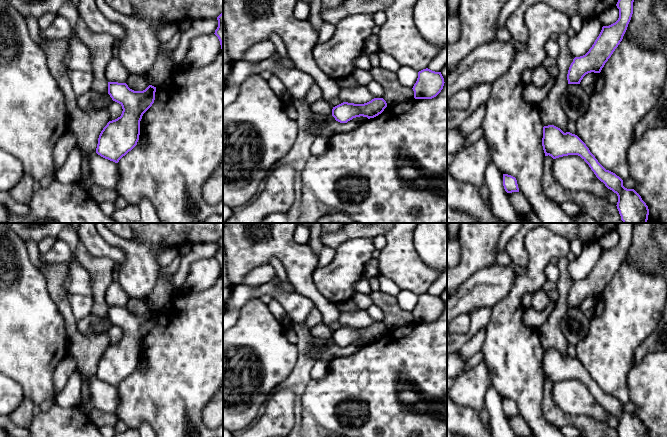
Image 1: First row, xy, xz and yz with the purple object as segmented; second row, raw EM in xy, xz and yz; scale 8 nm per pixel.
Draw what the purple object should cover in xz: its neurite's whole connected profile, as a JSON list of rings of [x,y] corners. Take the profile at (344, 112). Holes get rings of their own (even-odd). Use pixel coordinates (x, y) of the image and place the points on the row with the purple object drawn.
[[[374,98],[364,104],[343,102],[332,109],[332,116],[340,123],[347,123],[356,117],[374,118],[381,114],[387,107],[383,98]]]

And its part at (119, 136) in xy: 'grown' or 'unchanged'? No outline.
unchanged

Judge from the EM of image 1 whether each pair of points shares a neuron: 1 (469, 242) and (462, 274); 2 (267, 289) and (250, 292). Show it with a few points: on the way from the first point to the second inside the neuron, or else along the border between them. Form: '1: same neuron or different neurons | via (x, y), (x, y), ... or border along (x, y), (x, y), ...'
1: same neuron | via (470, 250), (470, 263), (468, 266)
2: same neuron | via (263, 289), (254, 292)

